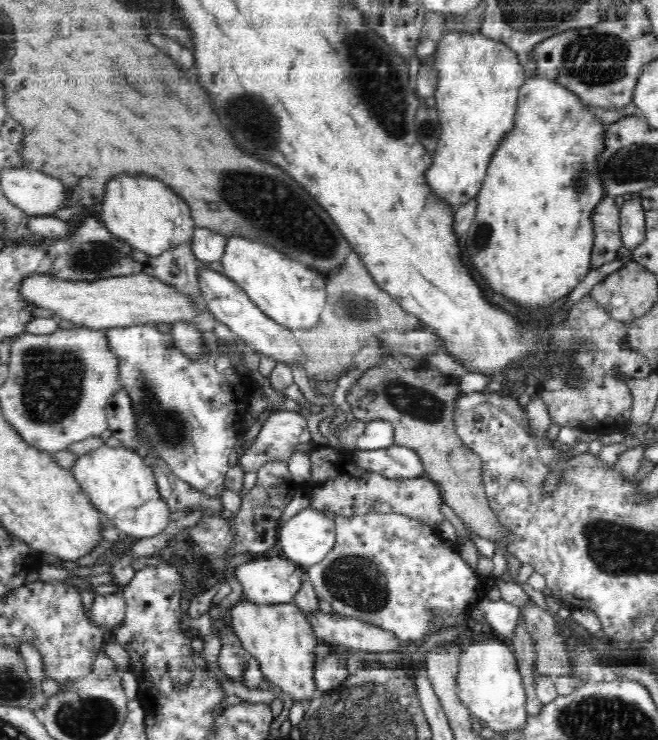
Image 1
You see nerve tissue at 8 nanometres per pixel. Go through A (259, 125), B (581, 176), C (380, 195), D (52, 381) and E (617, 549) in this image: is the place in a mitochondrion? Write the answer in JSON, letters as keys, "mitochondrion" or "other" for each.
{"A":"mitochondrion","B":"mitochondrion","C":"other","D":"mitochondrion","E":"mitochondrion"}

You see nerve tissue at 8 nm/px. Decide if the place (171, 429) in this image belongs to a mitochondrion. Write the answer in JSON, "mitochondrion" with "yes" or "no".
{"mitochondrion":"yes"}

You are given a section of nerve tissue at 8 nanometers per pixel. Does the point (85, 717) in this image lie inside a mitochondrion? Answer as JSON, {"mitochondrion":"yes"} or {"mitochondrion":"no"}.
{"mitochondrion":"yes"}

